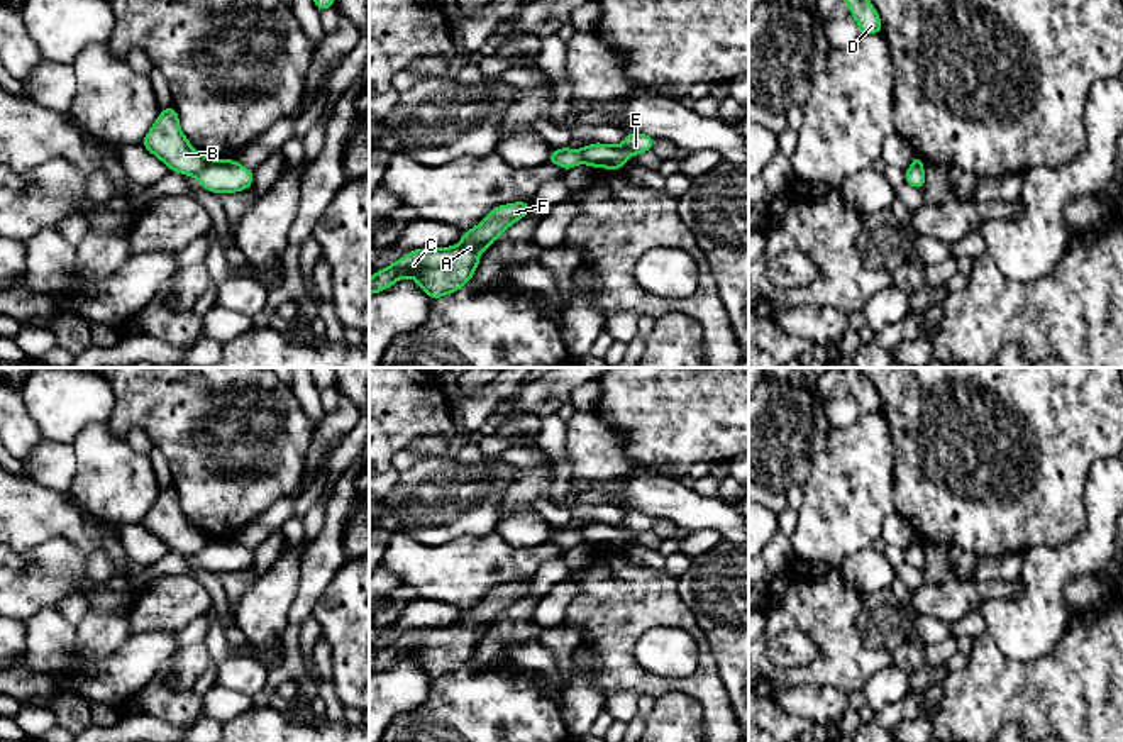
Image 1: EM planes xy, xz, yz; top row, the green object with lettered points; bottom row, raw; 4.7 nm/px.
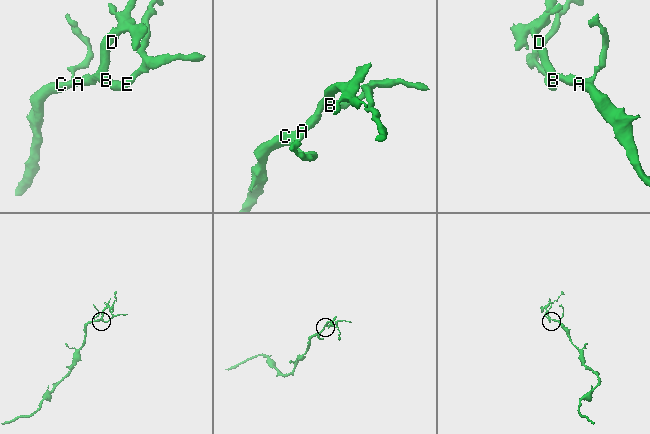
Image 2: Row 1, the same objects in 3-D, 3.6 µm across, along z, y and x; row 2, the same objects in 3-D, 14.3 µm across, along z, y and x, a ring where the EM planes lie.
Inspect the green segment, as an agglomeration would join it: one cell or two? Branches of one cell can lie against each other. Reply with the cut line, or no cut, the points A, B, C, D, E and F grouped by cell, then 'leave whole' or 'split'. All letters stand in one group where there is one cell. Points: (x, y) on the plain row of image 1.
cut xy (210, 539), (195, 554); groups A B C D F / E; split

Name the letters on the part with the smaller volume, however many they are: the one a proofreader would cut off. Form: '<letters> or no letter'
E

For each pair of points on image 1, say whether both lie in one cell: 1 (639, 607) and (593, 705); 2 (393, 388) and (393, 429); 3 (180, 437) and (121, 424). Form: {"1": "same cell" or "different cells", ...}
{"1": "different cells", "2": "same cell", "3": "same cell"}

